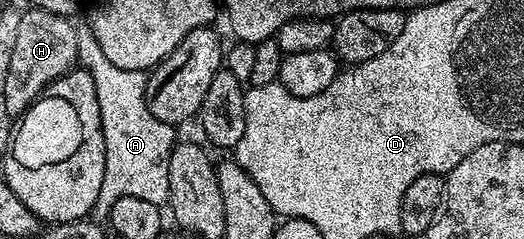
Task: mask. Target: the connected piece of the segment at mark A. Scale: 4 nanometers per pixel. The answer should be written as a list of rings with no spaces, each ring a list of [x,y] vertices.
[[[80,25],[76,36],[79,54],[77,62],[89,72],[89,76],[93,76],[93,88],[97,88],[97,108],[101,108],[101,132],[105,136],[105,180],[95,201],[94,217],[106,219],[113,204],[117,204],[117,200],[123,196],[137,196],[140,200],[149,200],[149,204],[162,207],[169,199],[169,156],[177,141],[176,127],[170,122],[157,120],[157,116],[149,112],[147,74],[144,71],[117,68],[117,64],[113,64],[105,57],[105,52],[101,52],[101,44],[97,44],[90,25]]]

